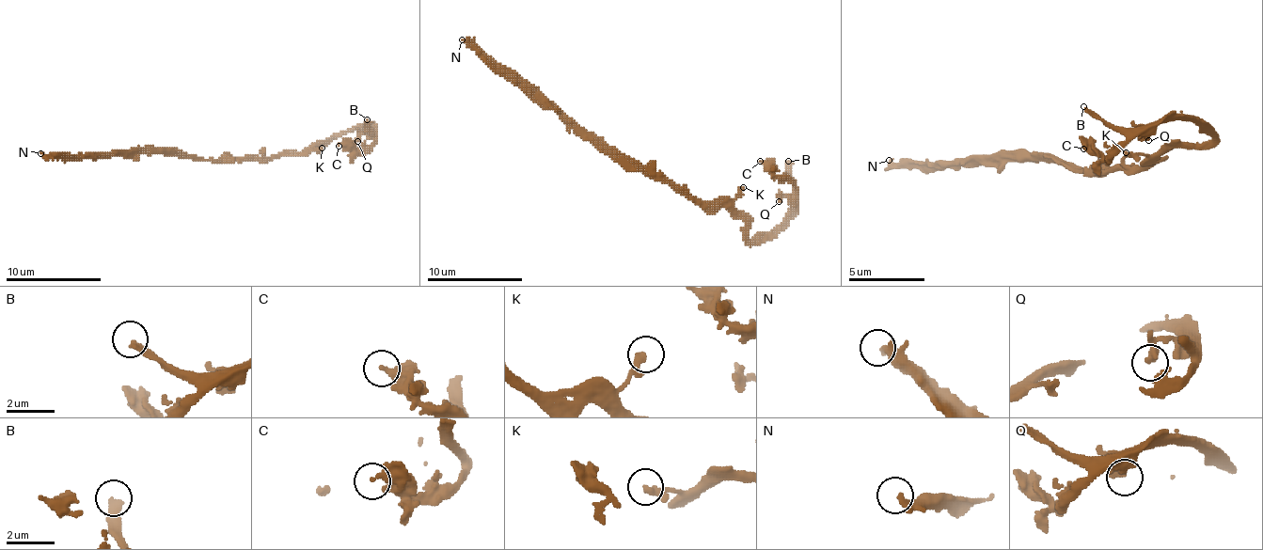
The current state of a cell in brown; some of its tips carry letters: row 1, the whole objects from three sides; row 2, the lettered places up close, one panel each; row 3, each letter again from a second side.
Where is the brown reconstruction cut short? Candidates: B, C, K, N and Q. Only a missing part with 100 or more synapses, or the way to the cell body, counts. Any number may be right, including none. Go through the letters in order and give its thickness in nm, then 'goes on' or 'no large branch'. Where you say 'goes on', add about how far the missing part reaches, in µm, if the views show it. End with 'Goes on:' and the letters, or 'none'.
B: 260 nm thick; goes on; about 100 µm are missing
C: 440 nm thick; no large branch
K: 280 nm thick; no large branch
N: 240 nm thick; no large branch
Q: 240 nm thick; no large branch
Goes on: B

